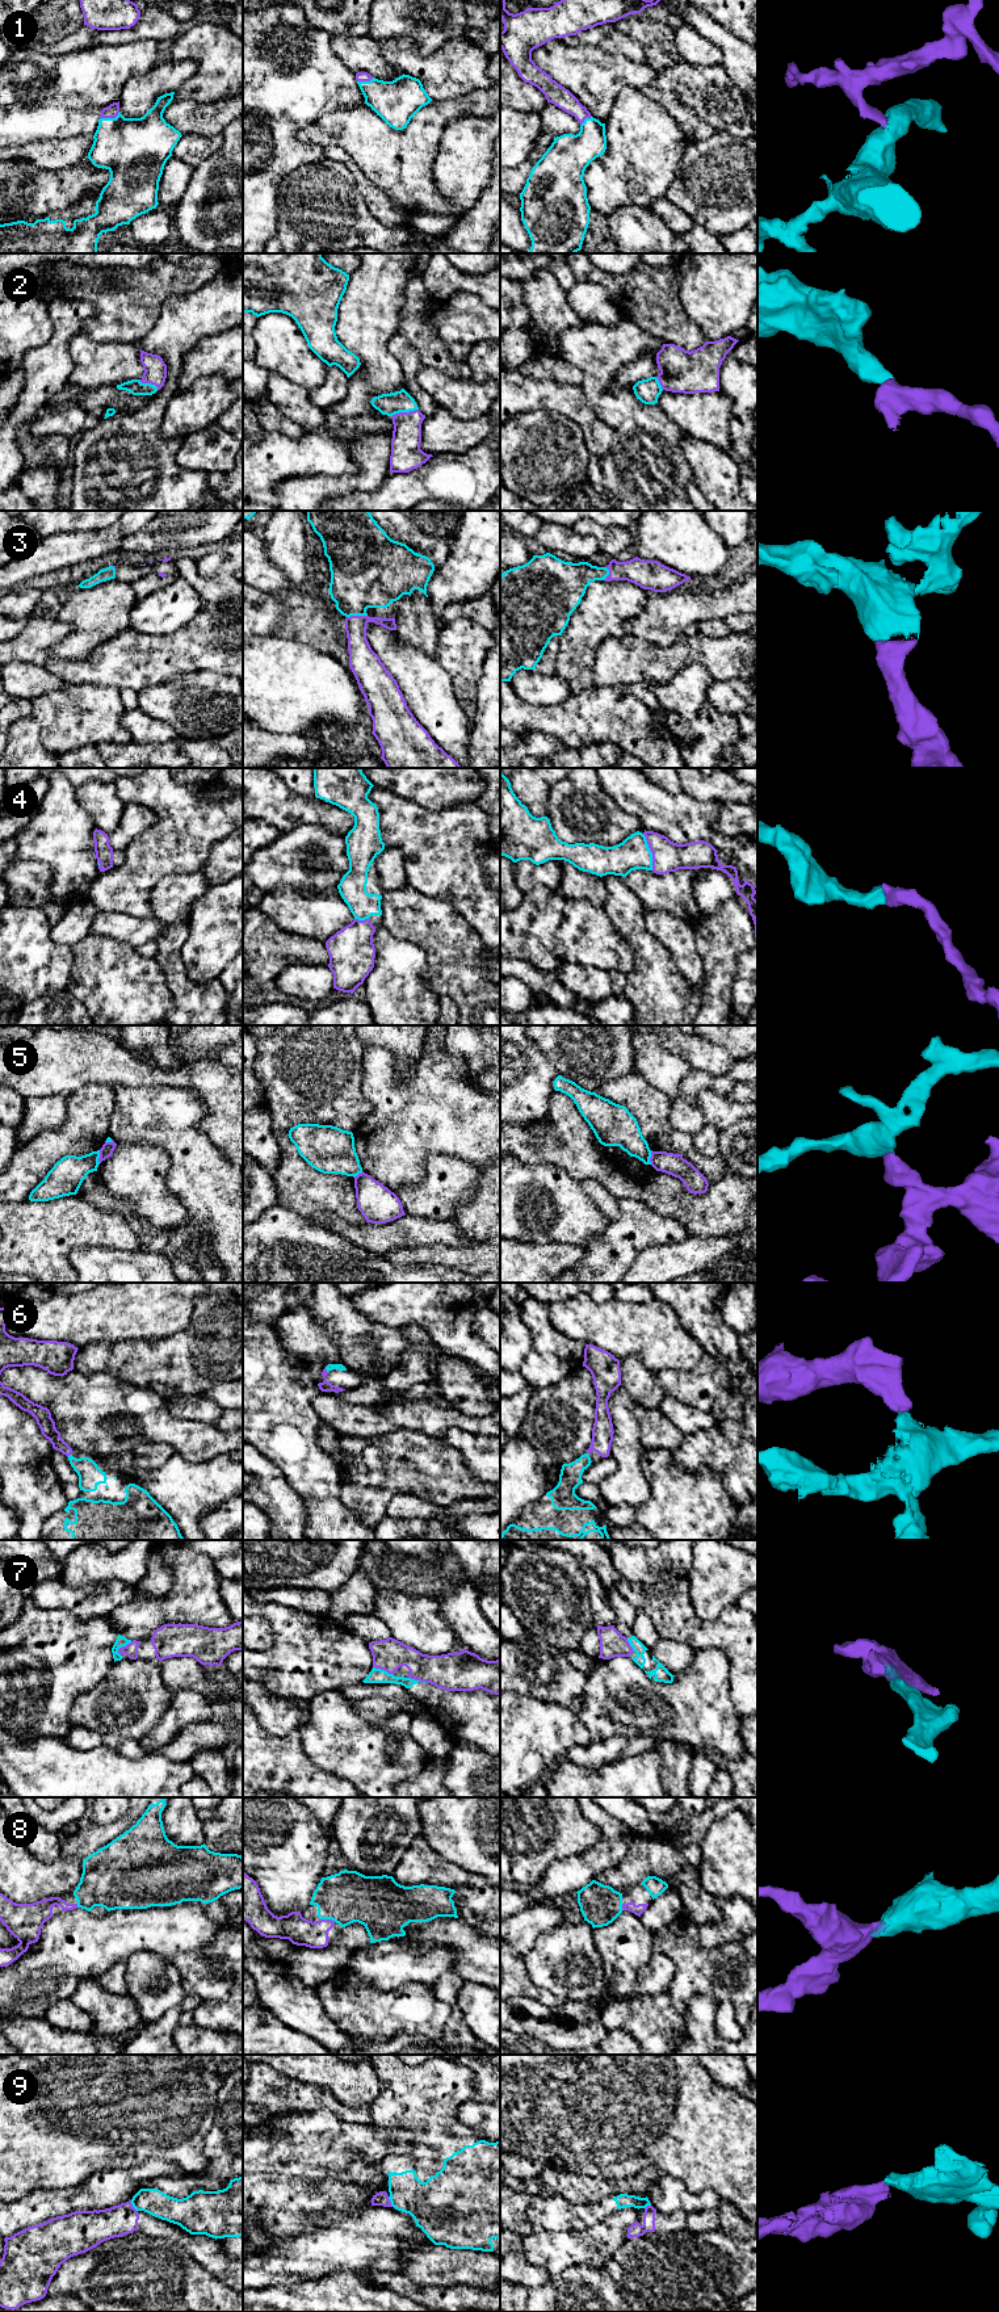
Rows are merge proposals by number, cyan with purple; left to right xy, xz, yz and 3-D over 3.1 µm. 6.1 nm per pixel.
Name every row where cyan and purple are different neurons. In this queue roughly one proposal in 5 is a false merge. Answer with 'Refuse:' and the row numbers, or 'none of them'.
Refuse: 5, 9

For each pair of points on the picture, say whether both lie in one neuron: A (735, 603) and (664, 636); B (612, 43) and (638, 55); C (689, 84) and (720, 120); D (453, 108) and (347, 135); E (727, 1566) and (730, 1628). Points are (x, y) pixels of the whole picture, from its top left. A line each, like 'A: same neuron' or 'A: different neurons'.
A: same neuron
B: same neuron
C: same neuron
D: same neuron
E: different neurons

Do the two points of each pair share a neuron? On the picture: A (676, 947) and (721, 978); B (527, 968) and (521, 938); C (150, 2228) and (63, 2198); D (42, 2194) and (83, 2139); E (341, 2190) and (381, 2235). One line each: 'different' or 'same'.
A: different
B: different
C: different
D: different
E: different

